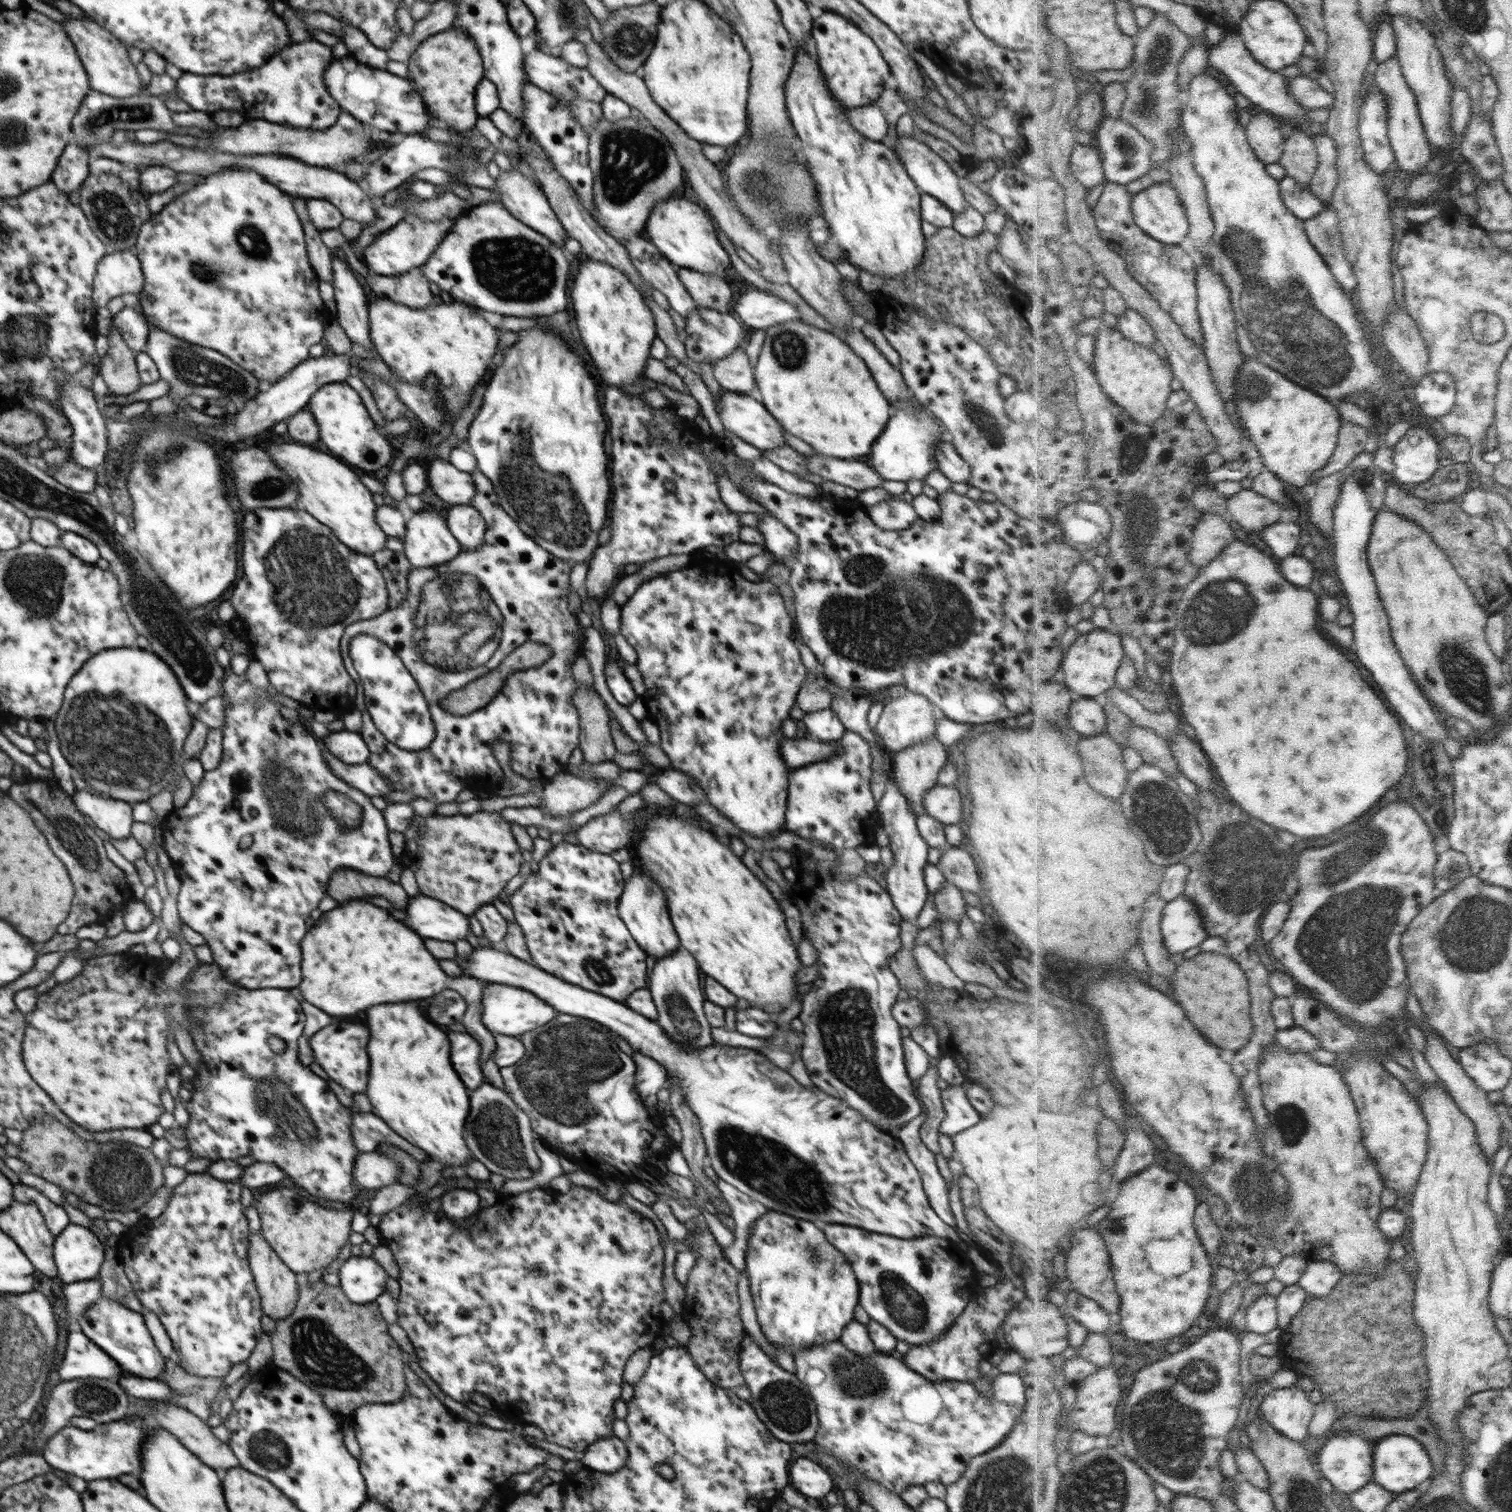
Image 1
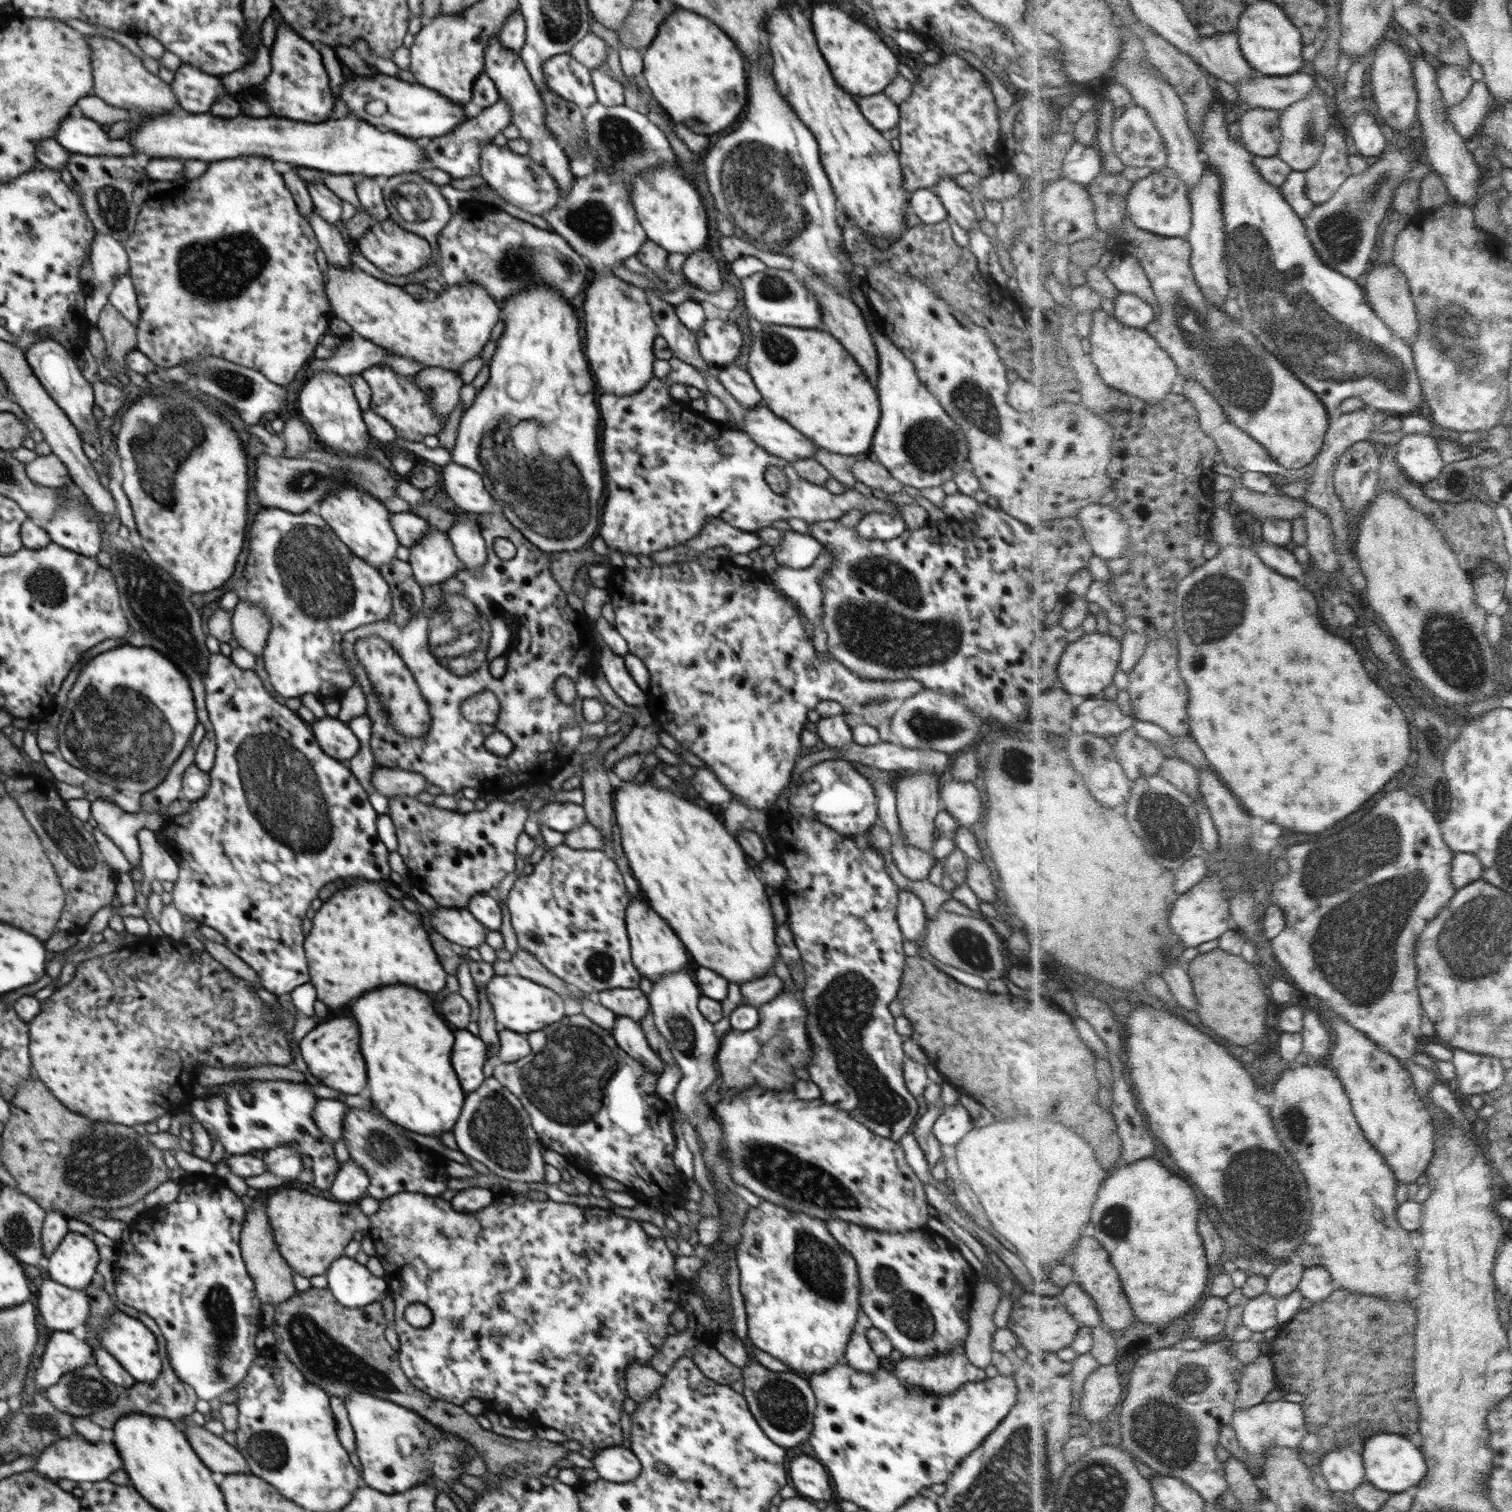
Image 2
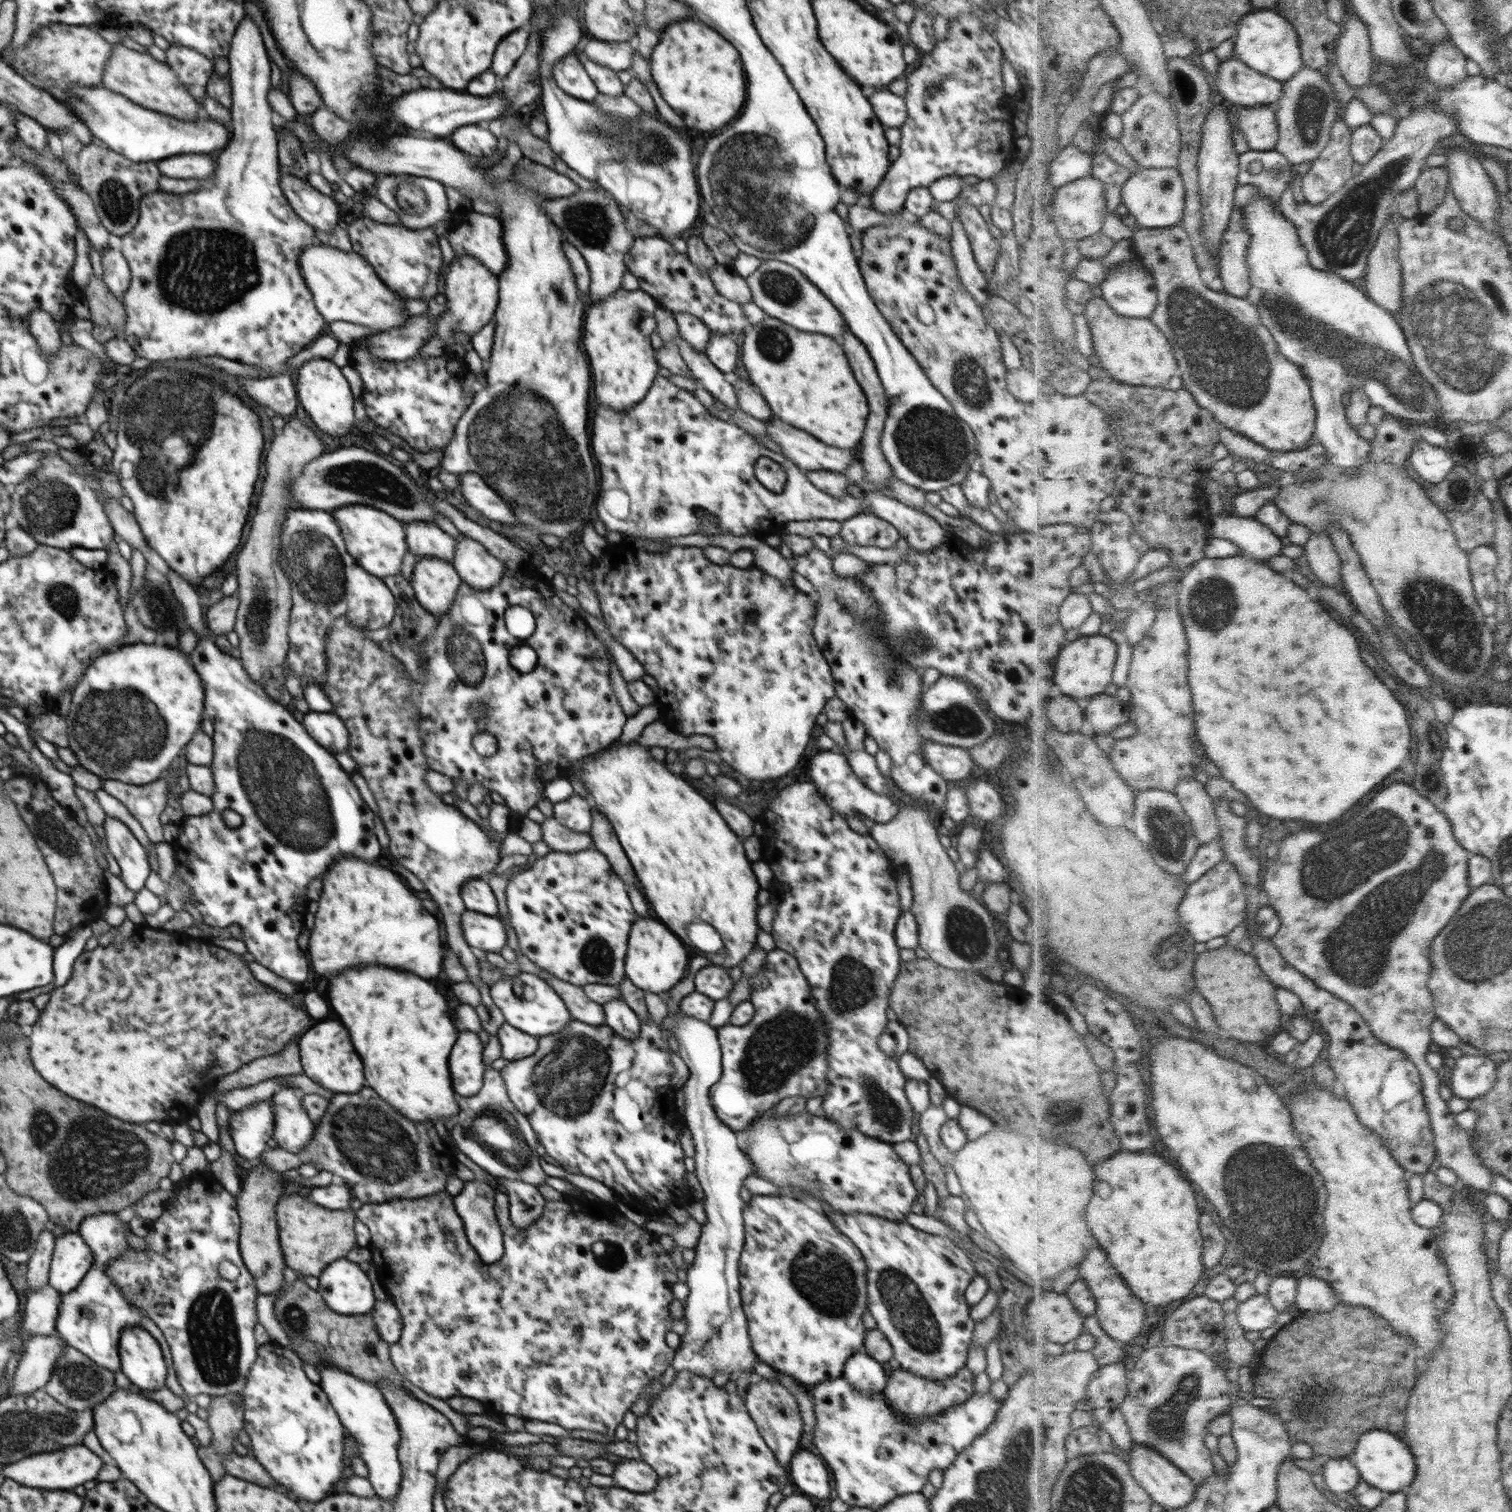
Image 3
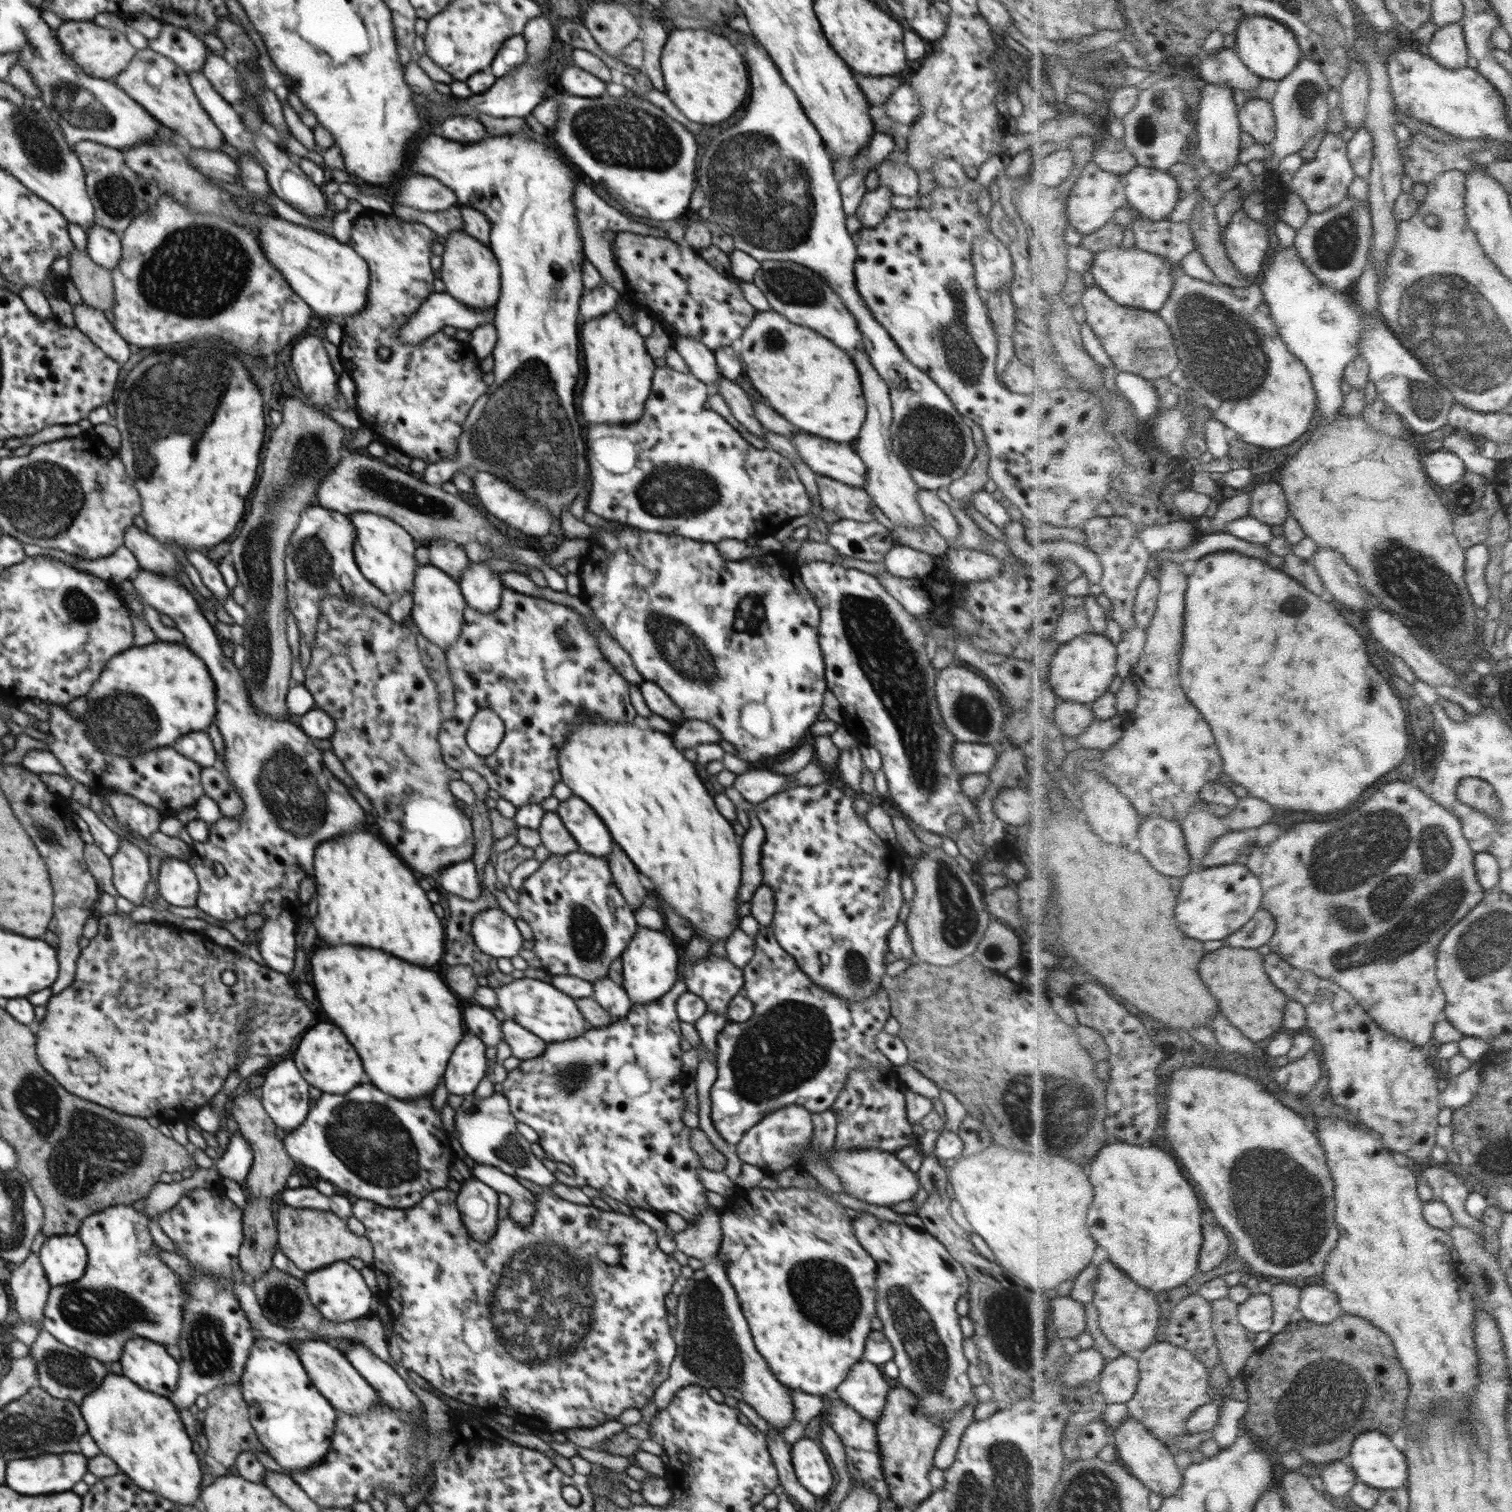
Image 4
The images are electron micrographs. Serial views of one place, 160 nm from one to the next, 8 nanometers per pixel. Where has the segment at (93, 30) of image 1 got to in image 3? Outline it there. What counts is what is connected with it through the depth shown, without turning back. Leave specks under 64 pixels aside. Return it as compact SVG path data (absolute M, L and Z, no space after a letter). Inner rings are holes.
M115 43L111 57L108 57L100 85L121 94L134 104L160 114L180 120L195 121L203 113L202 108L188 89L179 81L178 75L167 63L160 63L150 54L142 54L121 43Z

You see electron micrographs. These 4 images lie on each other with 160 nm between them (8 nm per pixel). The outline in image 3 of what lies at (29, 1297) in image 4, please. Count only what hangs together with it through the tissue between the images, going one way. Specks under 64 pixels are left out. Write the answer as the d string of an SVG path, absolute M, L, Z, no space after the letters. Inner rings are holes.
M51 1227L45 1228L38 1238L34 1253L27 1262L28 1273L26 1273L29 1287L26 1294L29 1296L30 1291L44 1286L49 1282L49 1266L52 1259L52 1251L54 1251L55 1236Z

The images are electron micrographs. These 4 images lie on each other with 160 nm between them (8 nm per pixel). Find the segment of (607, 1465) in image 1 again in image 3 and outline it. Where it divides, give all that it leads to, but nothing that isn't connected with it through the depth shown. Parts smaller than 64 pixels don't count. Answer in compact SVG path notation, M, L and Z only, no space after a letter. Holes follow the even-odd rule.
M622 1458L611 1477L614 1479L615 1486L630 1492L651 1493L658 1482L658 1475L646 1462Z

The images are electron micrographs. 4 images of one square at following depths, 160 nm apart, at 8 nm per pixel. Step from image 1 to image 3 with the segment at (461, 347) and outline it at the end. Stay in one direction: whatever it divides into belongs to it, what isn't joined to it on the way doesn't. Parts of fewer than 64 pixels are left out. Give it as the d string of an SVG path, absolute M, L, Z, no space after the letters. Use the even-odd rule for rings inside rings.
M316 241L302 249L298 266L318 312L327 323L342 320L381 333L402 326L410 317L400 300L402 298L388 290L373 267L353 251L343 252ZM472 255L454 258L446 275L445 290L443 295L448 303L446 307L440 308L442 316L433 330L436 338L442 338L446 344L451 344L455 332L464 332L470 340L485 324L494 320L499 302L499 278Z

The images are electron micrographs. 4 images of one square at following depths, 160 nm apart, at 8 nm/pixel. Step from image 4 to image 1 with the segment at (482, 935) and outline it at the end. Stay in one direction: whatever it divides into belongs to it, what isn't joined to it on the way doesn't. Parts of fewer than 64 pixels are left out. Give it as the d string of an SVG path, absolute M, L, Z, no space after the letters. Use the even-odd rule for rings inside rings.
M417 894L409 897L404 909L407 925L422 938L451 943L466 939L469 930L467 915L442 901Z

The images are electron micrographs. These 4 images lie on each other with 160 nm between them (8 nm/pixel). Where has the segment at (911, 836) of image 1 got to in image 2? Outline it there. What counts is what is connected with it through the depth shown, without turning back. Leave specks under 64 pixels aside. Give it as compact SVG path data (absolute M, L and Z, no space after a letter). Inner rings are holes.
M899 888L896 912L903 938L915 942L927 925L927 914L921 898L910 889Z

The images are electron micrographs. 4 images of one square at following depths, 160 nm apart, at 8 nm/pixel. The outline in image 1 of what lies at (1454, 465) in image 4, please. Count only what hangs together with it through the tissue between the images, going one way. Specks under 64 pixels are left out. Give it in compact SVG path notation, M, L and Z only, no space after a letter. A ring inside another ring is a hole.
M1410 427L1394 448L1396 469L1392 477L1404 484L1422 484L1435 478L1441 468L1440 439L1430 430Z

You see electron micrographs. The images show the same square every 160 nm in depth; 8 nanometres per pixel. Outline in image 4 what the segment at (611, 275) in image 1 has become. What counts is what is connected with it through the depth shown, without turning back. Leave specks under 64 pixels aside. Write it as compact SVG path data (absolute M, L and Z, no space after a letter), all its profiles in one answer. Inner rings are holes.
M627 301L625 304L617 304L610 312L598 315L580 325L579 344L584 352L584 362L586 363L586 386L584 386L584 394L582 394L582 412L590 424L633 423L638 421L644 412L645 402L651 393L651 384L657 367L646 351L645 338L638 333L634 326L632 315L637 310Z

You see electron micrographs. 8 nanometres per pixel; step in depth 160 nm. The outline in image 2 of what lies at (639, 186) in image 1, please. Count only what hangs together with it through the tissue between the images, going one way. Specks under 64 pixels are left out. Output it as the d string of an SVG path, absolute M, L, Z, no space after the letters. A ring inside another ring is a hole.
M624 103L618 106L591 104L583 122L587 144L595 150L599 162L595 173L576 179L558 205L542 218L578 255L589 261L595 276L612 275L612 268L636 256L647 240L630 200L631 180L643 168L673 162L674 154L666 134L646 115Z

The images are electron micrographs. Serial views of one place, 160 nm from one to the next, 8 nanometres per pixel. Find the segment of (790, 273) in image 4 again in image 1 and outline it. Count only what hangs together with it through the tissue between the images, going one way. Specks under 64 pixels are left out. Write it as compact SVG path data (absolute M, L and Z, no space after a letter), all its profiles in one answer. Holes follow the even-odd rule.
M751 284L746 285L746 294L731 306L731 313L751 330L767 329L787 320L802 320L790 303L756 287L752 289Z

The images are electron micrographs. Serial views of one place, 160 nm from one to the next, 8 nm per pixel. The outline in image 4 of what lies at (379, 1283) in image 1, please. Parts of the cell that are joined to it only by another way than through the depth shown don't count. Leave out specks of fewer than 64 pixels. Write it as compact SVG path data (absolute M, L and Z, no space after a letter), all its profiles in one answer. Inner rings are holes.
M347 1261L333 1262L316 1272L307 1273L302 1280L311 1303L316 1306L325 1320L334 1324L360 1320L369 1314L374 1305L374 1294L366 1285L364 1277Z

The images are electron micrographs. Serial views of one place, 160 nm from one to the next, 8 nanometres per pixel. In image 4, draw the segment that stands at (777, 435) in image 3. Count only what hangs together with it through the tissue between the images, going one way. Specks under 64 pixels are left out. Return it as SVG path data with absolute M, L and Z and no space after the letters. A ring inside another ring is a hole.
M804 432L793 434L790 439L801 459L814 473L865 490L867 468L850 444L814 438Z

